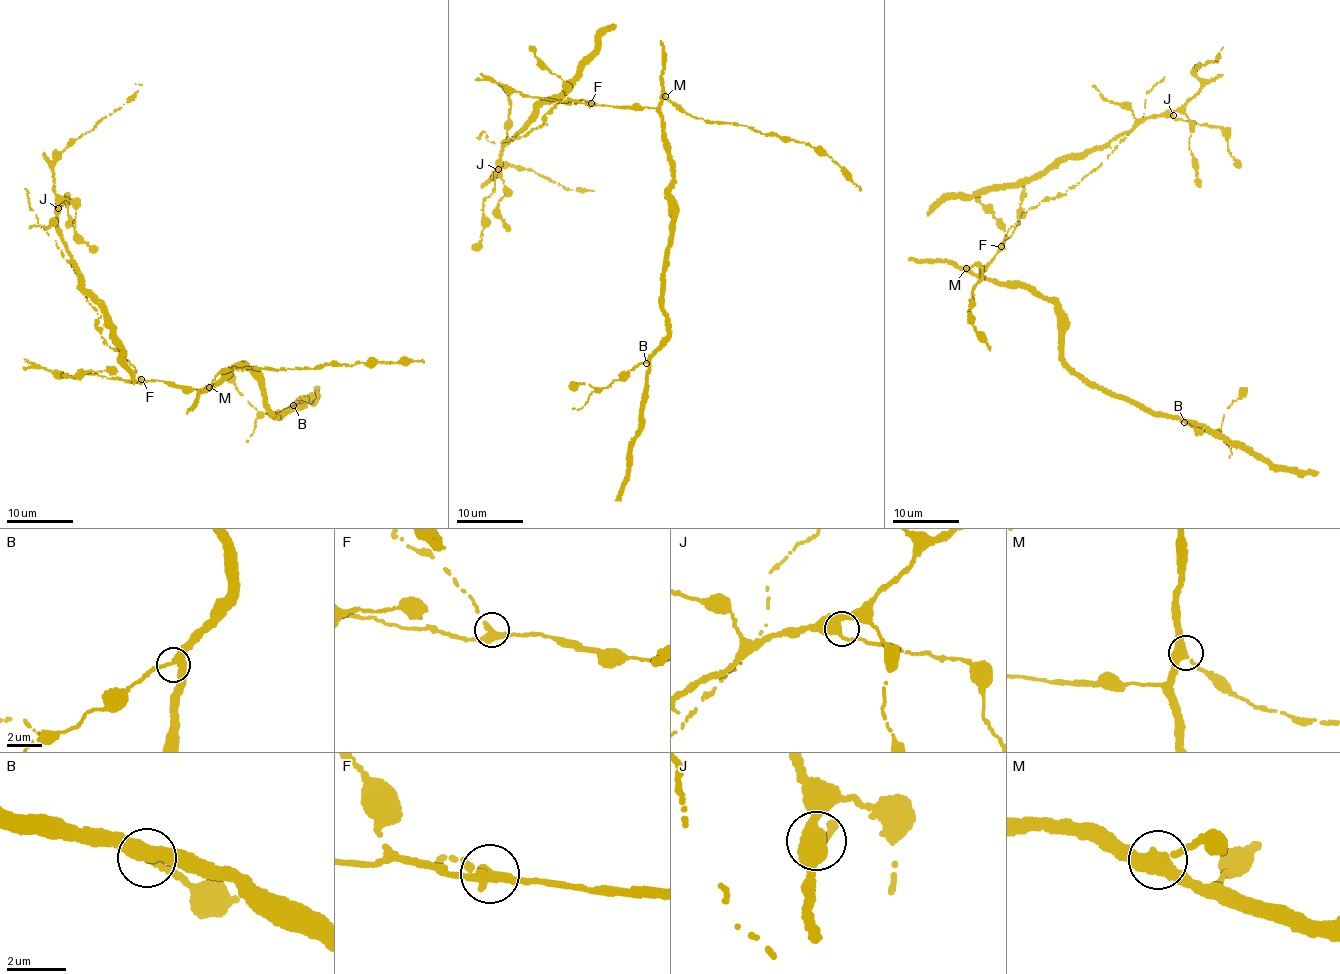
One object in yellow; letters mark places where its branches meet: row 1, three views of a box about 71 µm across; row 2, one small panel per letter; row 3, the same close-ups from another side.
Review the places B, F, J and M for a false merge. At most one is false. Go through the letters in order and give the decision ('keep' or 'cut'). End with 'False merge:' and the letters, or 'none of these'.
B: keep
F: cut
J: keep
M: keep
False merge: F

